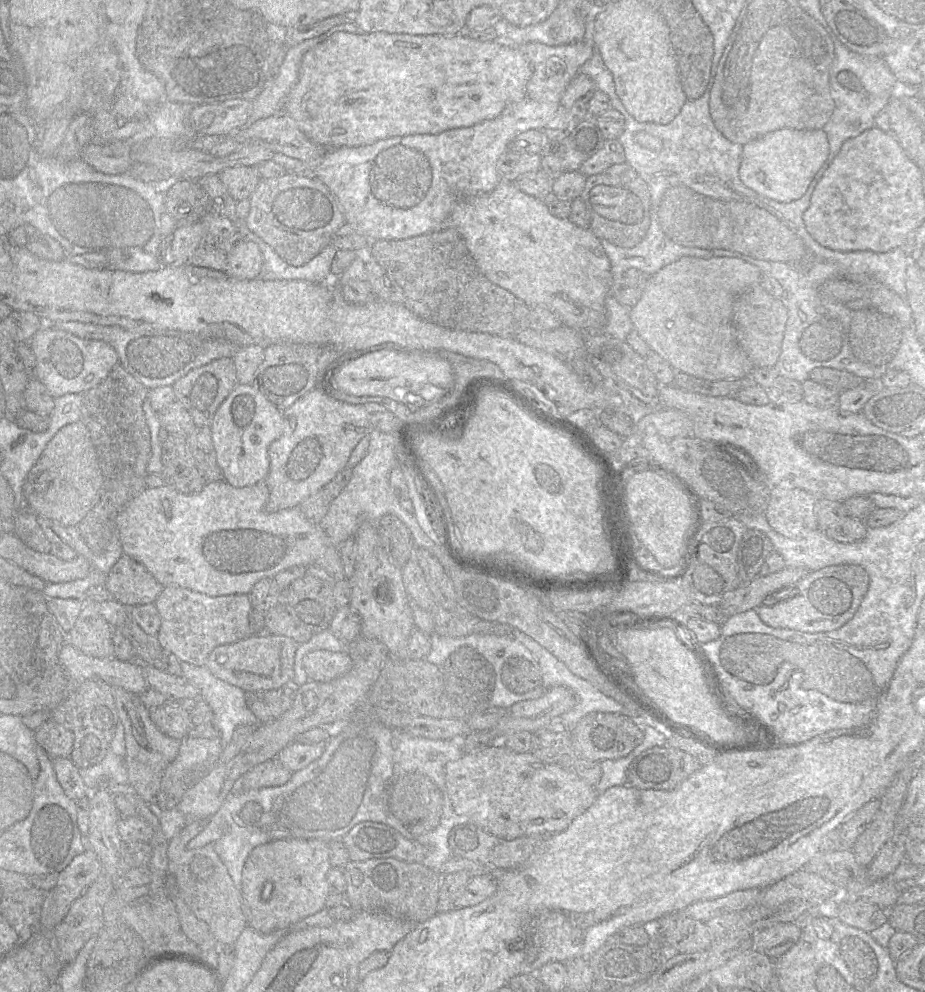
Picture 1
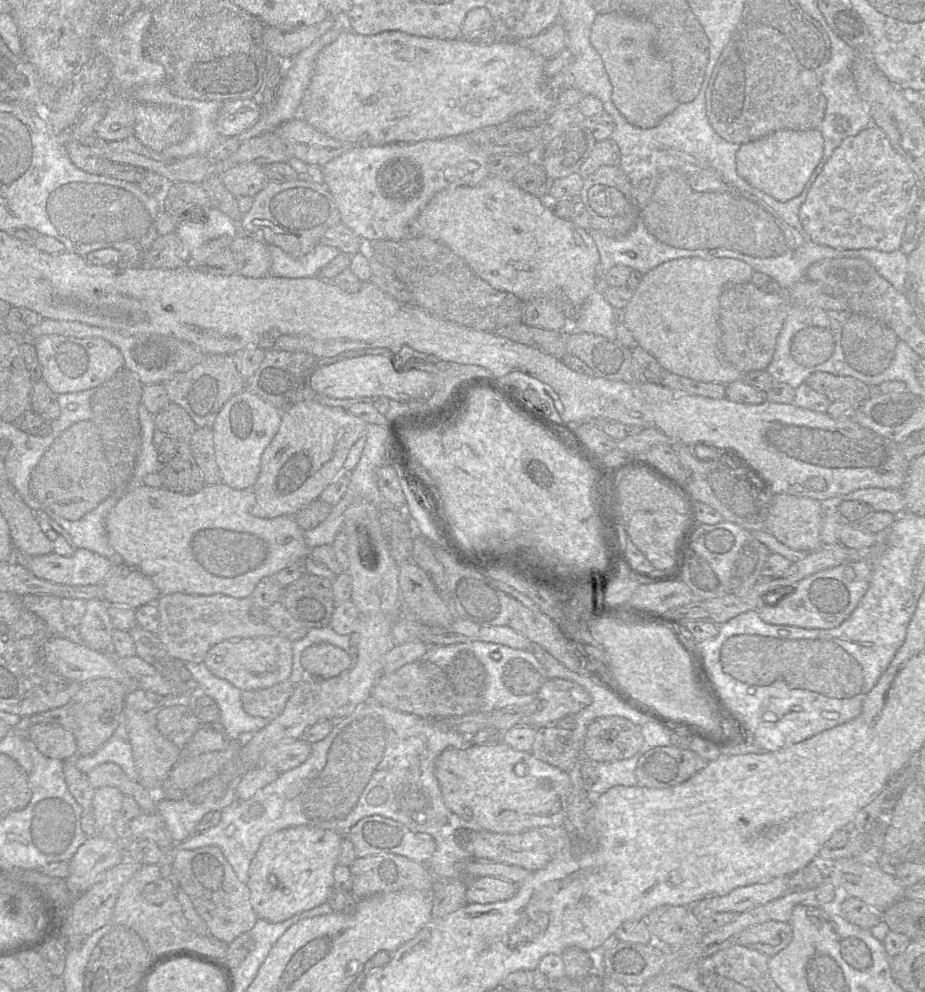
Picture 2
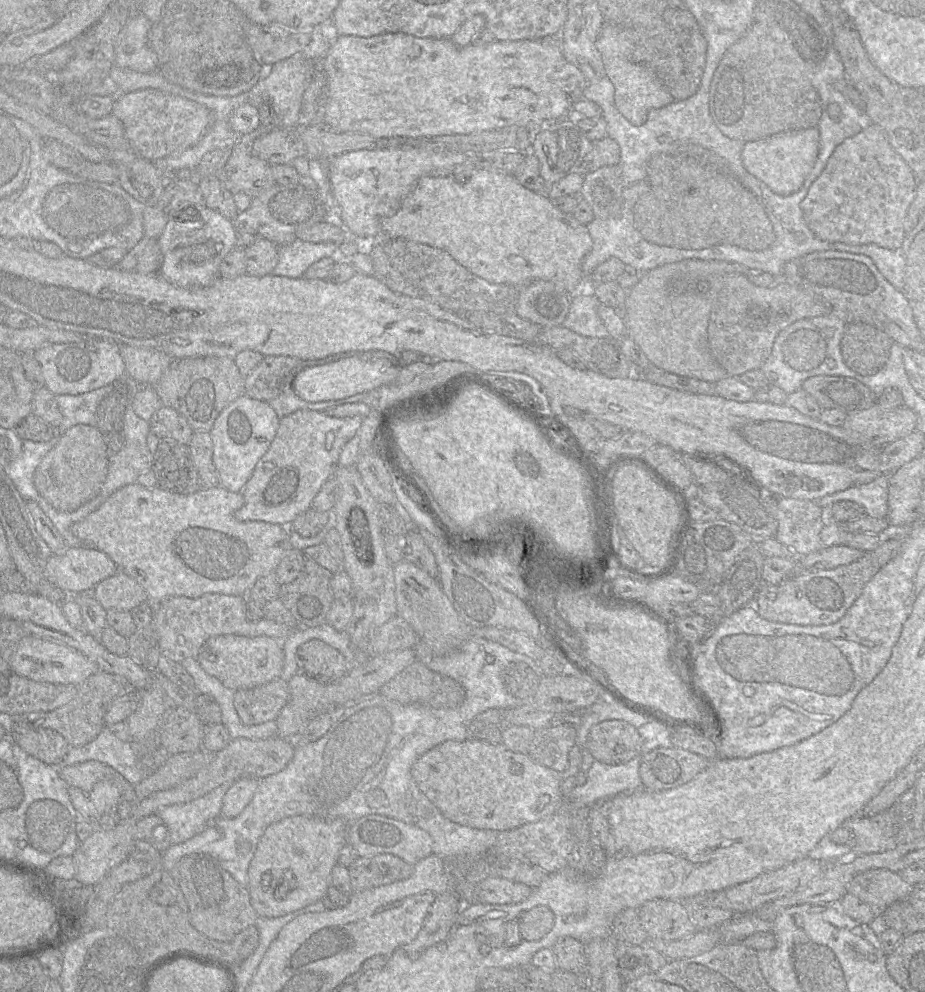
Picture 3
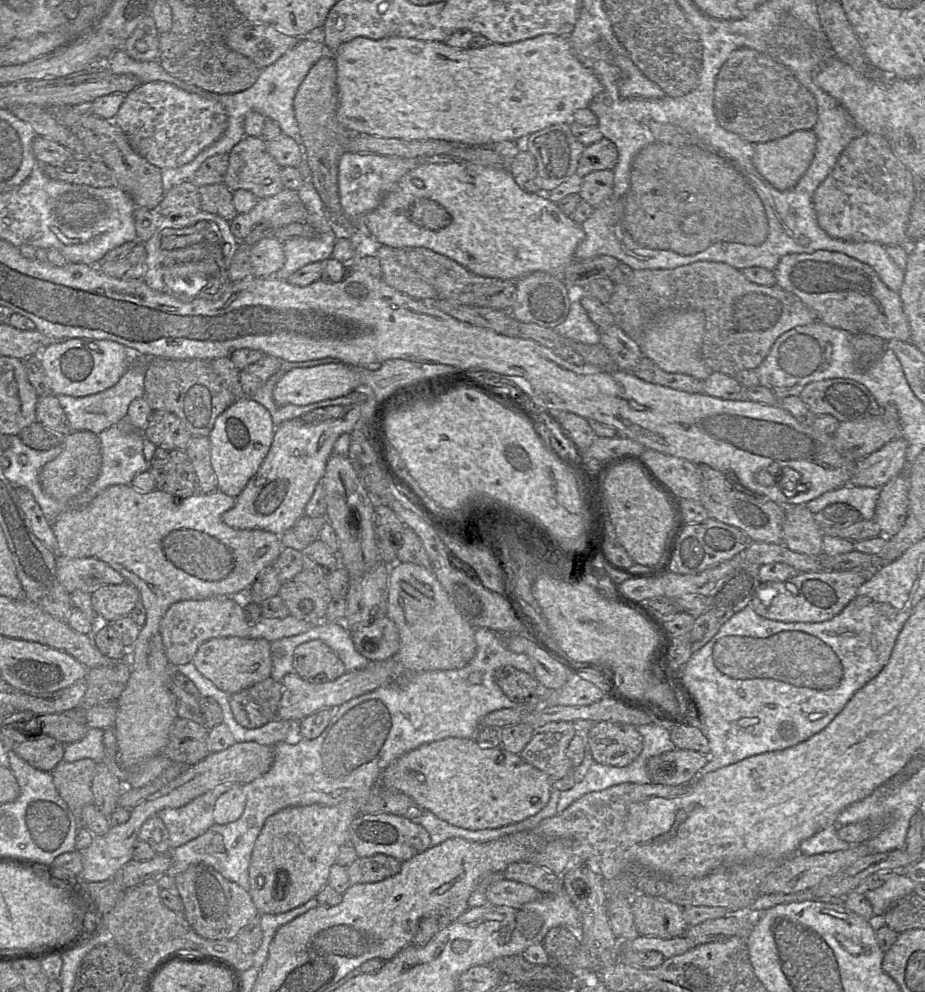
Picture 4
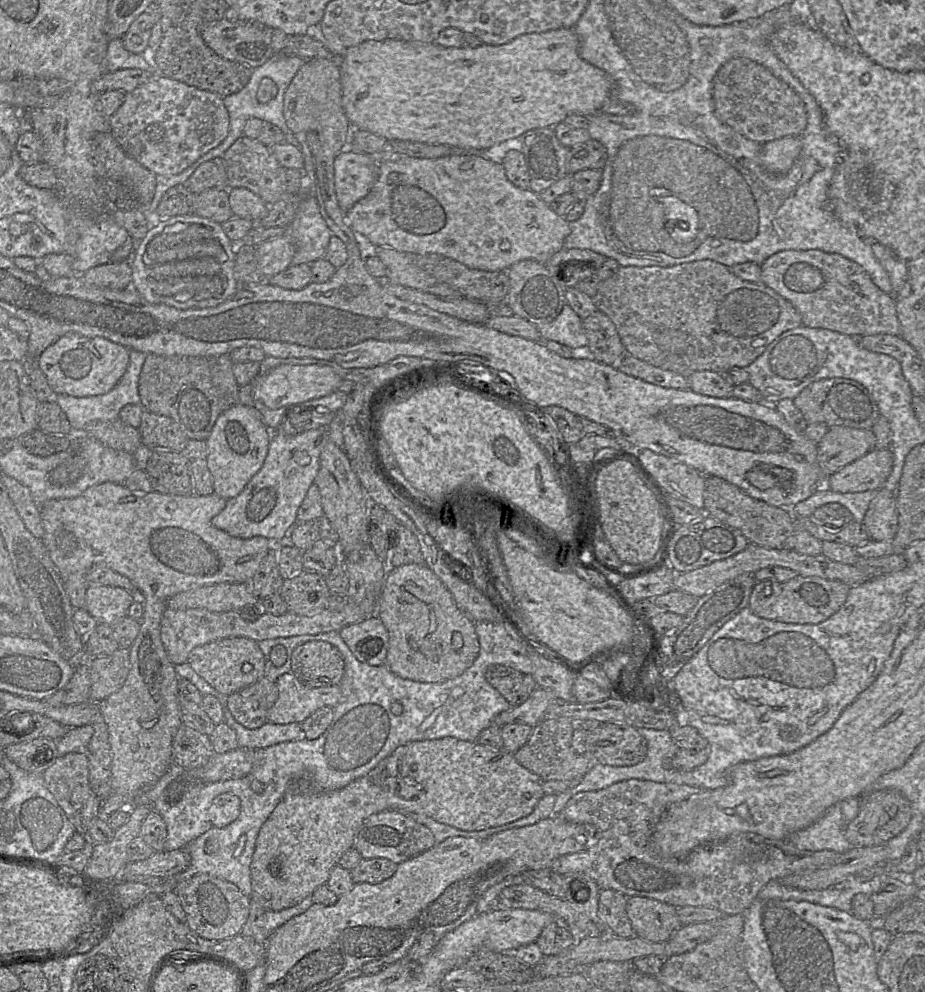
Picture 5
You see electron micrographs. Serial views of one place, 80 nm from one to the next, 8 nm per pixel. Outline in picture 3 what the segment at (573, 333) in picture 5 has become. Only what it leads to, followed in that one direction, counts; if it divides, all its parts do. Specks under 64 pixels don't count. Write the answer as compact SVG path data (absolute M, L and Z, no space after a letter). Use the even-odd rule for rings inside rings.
M593 293L570 295L569 311L562 326L587 337L608 337L608 331L597 313L600 302L596 296Z

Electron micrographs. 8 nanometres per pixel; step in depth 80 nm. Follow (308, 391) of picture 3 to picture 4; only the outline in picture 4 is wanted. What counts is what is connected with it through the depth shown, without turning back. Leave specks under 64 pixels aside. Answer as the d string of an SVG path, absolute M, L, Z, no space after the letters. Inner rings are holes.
M343 363L294 368L285 373L276 384L273 398L278 404L308 405L345 396L361 385L360 376Z

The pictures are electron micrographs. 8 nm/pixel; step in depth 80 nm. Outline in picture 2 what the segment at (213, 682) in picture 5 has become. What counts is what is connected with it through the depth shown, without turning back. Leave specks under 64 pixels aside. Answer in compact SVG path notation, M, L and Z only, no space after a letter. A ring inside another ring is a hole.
M276 634L224 640L207 651L203 663L218 678L228 681L241 691L250 691L268 688L288 680L292 672L292 659L292 641Z

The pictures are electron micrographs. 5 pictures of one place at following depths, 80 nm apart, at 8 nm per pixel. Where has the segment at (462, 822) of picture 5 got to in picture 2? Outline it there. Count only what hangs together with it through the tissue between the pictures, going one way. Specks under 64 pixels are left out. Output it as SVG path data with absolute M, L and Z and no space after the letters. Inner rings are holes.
M503 741L491 745L469 744L462 749L448 747L442 751L435 761L435 775L439 782L443 800L447 808L467 821L476 822L483 830L495 833L517 834L532 828L544 826L557 827L565 825L566 823L567 799L572 790L571 779L568 772L541 761L531 752L517 751ZM295 826L276 831L263 838L249 867L250 903L258 918L272 923L282 922L327 901L333 889L333 871L338 864L343 834L330 829Z

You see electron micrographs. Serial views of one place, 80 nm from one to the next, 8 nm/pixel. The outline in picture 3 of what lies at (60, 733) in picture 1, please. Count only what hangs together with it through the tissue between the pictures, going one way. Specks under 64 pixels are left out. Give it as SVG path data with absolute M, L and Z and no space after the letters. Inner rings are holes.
M16 718L15 727L7 737L32 757L53 767L62 765L70 749L70 745L60 733L52 729L34 729L18 724Z

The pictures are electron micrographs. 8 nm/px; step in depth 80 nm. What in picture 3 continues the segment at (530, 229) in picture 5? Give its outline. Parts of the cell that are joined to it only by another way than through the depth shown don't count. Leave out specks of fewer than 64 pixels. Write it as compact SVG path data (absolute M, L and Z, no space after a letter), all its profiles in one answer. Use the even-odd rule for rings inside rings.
M476 169L465 182L448 175L422 177L398 210L381 221L381 232L382 241L404 238L444 250L471 273L491 283L521 288L535 280L545 280L569 294L582 282L581 262L592 248L587 227L573 215L560 211L546 194L526 189L512 174L486 169Z

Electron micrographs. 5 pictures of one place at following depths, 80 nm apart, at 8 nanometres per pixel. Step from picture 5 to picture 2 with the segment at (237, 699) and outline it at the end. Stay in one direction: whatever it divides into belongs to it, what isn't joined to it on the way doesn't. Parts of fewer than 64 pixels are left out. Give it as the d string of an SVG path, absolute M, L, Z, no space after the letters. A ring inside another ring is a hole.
M286 680L264 689L242 691L242 707L250 716L274 719L285 708L294 687L289 680Z

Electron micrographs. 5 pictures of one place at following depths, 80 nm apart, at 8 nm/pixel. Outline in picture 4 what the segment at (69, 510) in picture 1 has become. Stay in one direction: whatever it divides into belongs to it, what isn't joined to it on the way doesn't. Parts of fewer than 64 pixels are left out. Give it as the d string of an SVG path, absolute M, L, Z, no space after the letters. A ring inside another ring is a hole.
M71 431L63 437L61 445L61 453L41 468L39 482L45 494L59 502L65 502L81 495L98 477L102 452L98 435L89 431Z

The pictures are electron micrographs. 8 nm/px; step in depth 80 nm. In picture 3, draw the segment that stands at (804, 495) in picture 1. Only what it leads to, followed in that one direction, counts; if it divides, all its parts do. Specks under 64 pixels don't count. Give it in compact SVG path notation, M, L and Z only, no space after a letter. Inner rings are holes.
M780 497L777 519L778 530L775 538L795 552L796 559L823 547L820 533L824 527L824 511L817 501Z

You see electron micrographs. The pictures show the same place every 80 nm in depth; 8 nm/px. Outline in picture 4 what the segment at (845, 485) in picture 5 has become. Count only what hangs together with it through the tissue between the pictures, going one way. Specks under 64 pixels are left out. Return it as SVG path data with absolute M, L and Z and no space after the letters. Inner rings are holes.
M896 438L856 462L849 482L858 487L882 487L894 476L902 473L906 462L908 443Z

